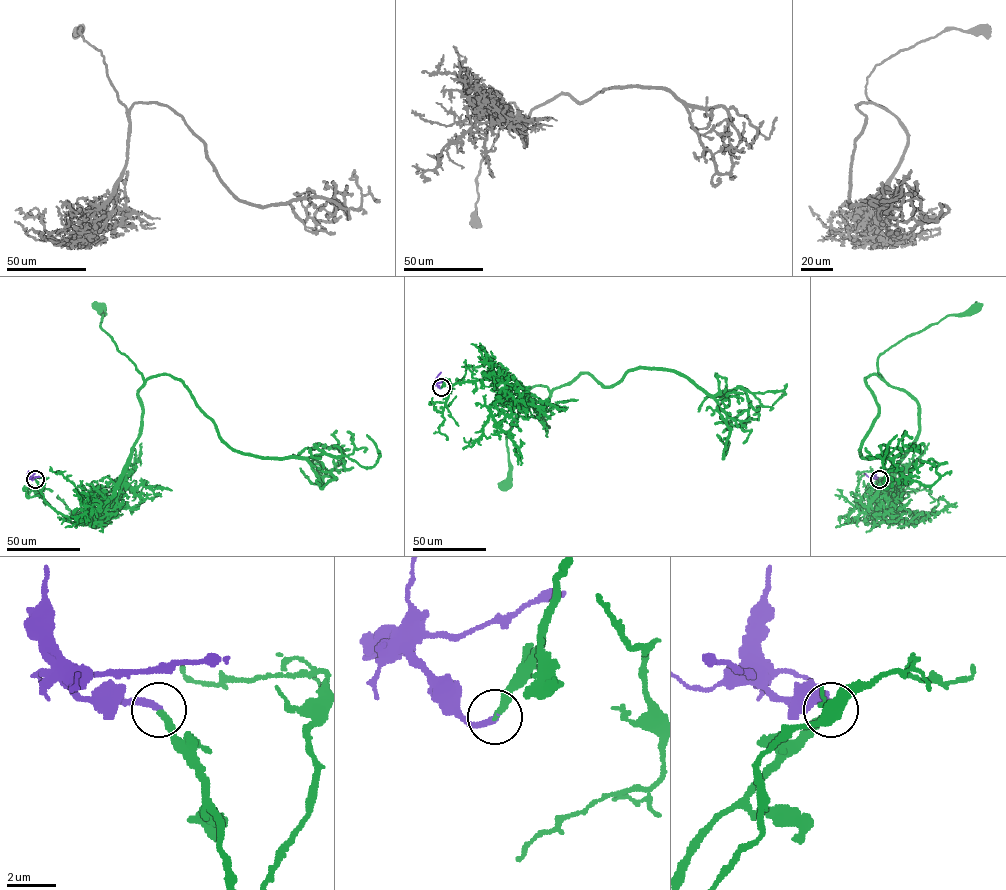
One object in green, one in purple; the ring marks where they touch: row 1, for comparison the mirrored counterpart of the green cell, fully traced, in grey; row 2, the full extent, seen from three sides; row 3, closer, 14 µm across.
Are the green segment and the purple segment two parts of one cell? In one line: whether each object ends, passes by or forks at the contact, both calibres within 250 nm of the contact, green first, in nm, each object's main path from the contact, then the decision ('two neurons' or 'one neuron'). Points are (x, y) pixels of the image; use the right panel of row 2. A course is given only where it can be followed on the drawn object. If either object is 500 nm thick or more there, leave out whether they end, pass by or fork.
green ends; purple ends; calibres 280 and 240 nm; course green (879, 479), (872, 518), (869, 501), (917, 434), (919, 404), (885, 381), (877, 357), (976, 307); course purple (879, 479), (864, 473); one neuron

